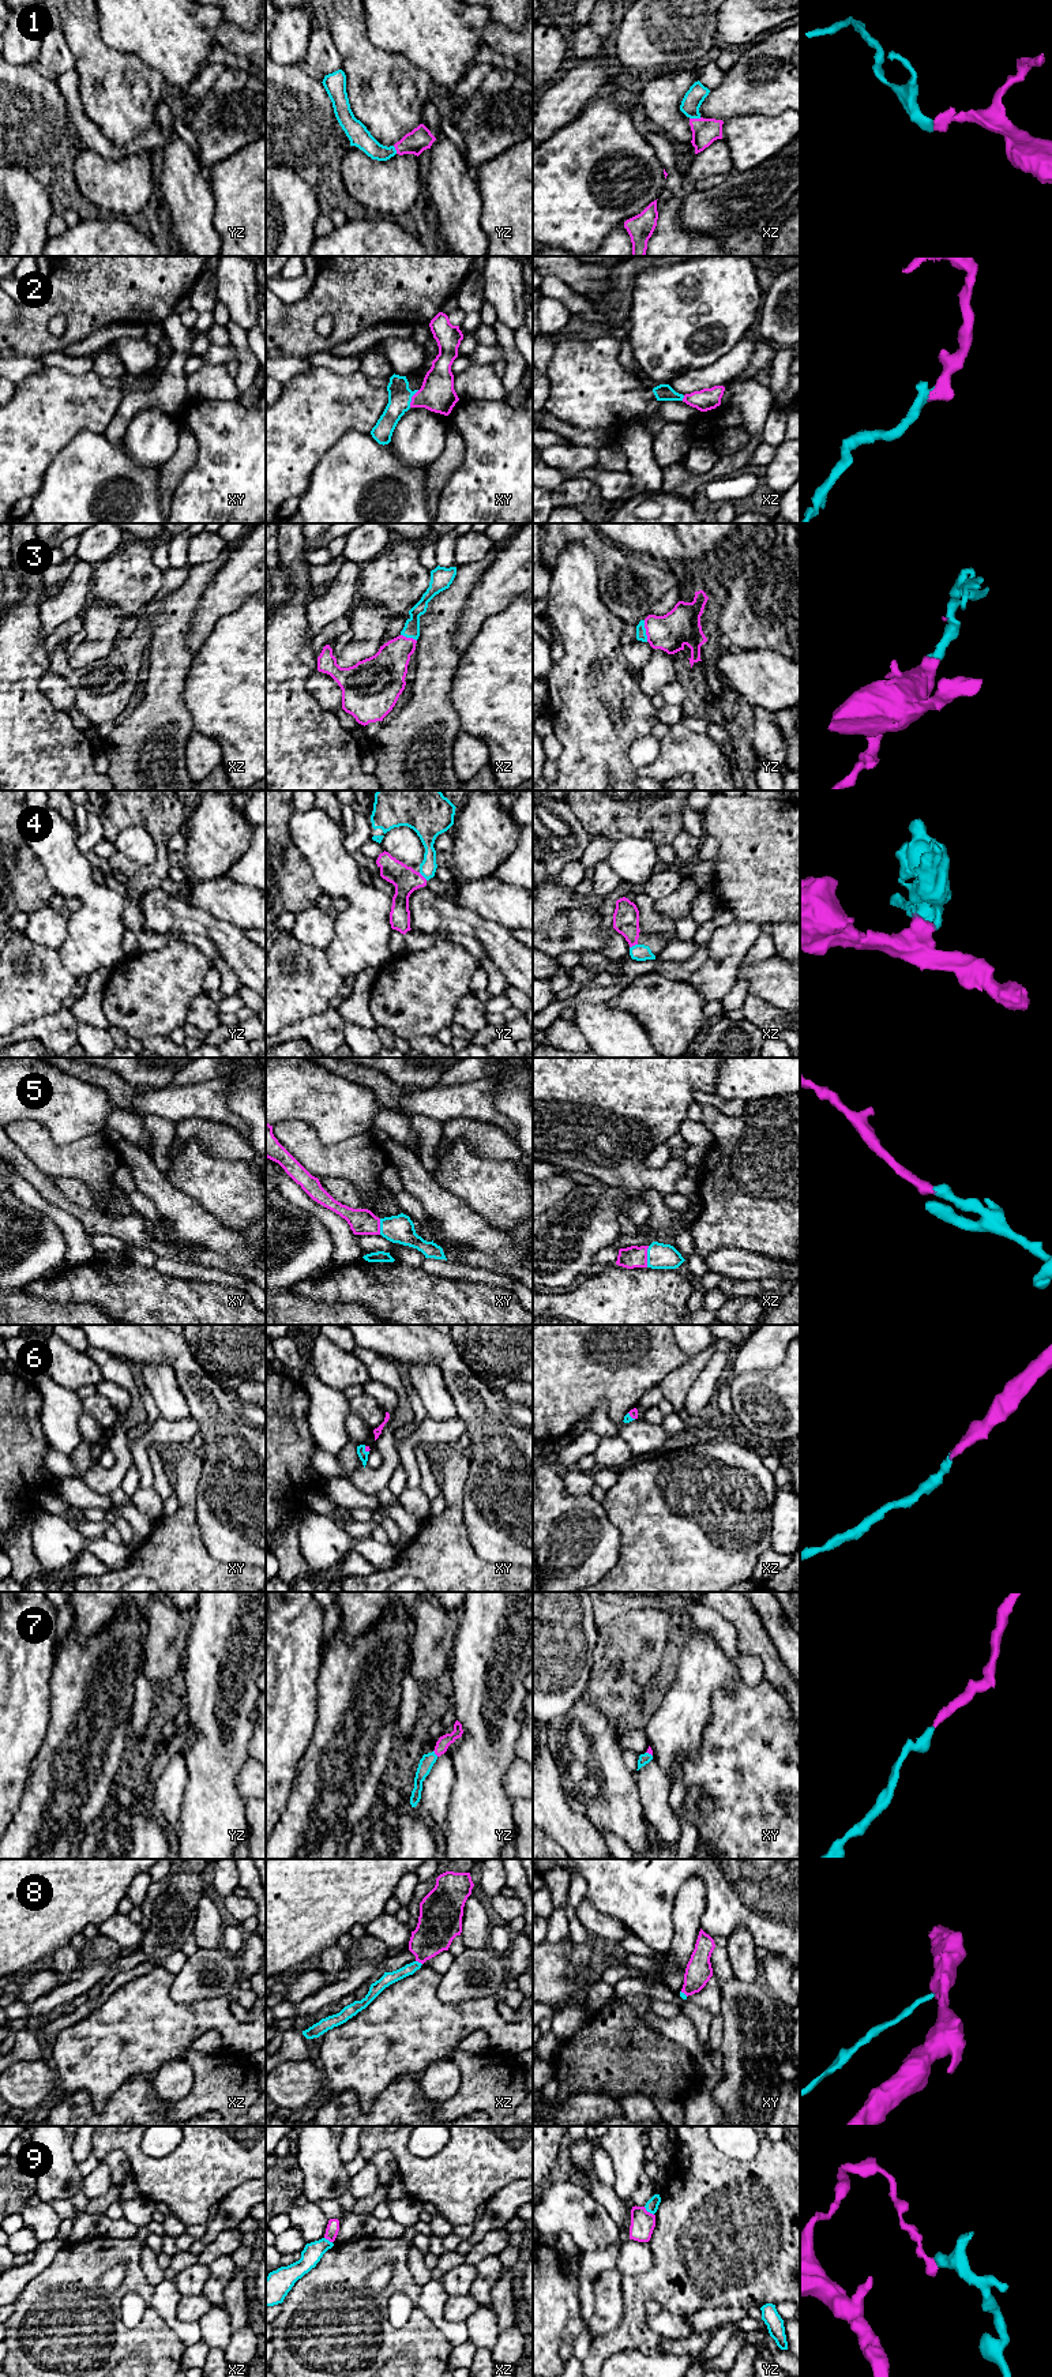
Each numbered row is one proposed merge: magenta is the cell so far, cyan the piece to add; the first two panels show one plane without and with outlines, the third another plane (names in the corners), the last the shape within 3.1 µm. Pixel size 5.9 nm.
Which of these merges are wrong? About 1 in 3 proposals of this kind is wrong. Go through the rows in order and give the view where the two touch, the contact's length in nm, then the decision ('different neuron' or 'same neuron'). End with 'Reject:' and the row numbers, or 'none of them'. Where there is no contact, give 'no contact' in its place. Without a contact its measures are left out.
1: contact in xz; length 70 nm; same neuron
2: contact in xy; length 120 nm; same neuron
3: contact in yz; length 130 nm; same neuron
4: contact in yz; length 70 nm; same neuron
5: contact in xz; length 130 nm; same neuron
6: contact in xy; length 50 nm; same neuron
7: contact in yz; length 50 nm; same neuron
8: contact in xz; length 50 nm; different neuron
9: contact in yz; length 80 nm; different neuron
Reject: 8, 9

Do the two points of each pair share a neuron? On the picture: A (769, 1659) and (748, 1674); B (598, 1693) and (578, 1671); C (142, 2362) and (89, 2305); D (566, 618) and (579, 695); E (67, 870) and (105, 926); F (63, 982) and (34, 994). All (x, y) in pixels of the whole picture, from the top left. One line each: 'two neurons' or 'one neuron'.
A: two neurons
B: two neurons
C: two neurons
D: one neuron
E: one neuron
F: one neuron

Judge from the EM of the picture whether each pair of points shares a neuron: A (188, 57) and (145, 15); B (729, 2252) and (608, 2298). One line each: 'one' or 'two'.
A: one
B: two

